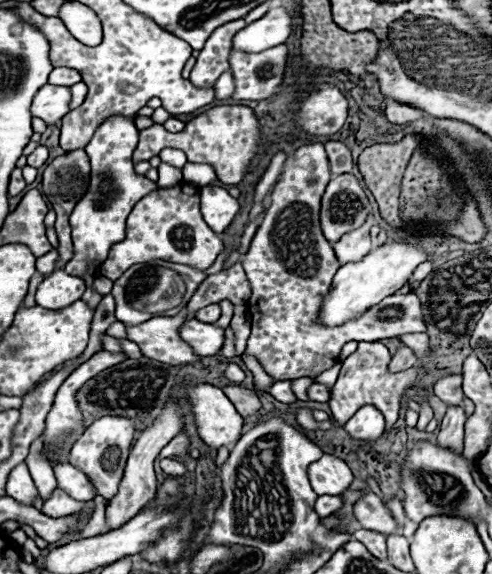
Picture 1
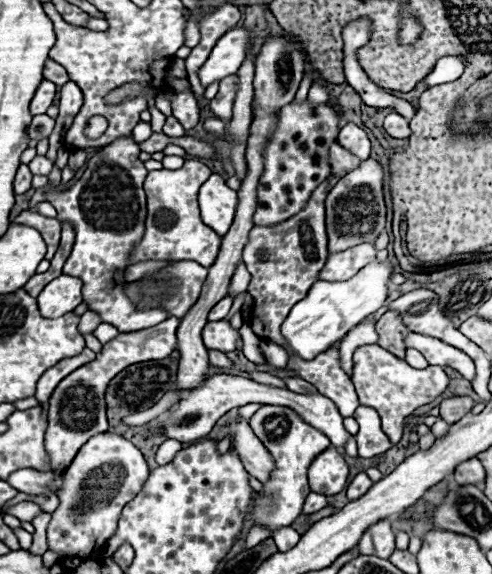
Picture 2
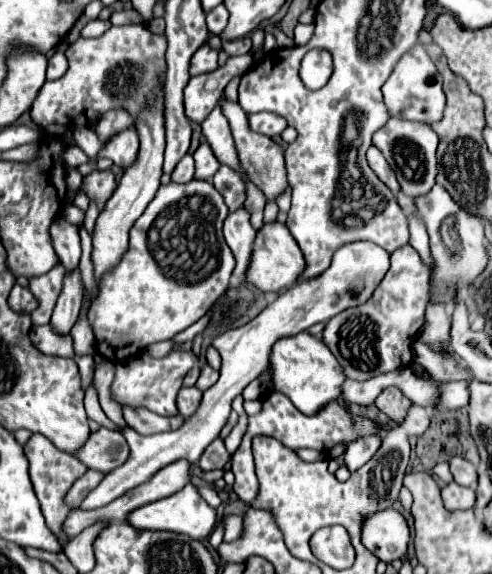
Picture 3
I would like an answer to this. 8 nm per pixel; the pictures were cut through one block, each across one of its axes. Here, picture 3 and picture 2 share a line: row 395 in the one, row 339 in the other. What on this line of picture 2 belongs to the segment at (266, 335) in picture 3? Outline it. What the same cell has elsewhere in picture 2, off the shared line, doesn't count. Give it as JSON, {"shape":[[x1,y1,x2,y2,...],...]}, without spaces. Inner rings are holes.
{"shape":[[218,320,218,322,208,322,204,326,202,338,204,338,206,348,210,348,210,350,234,352,236,350,236,340,240,338,240,332,234,330,230,322]]}

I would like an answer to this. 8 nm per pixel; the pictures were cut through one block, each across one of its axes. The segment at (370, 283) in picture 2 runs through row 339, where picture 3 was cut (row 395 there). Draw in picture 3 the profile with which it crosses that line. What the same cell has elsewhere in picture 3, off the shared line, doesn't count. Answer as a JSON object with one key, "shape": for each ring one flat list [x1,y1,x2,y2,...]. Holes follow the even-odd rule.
{"shape":[[300,332,298,336,278,340,272,348,270,368,274,370,272,374,274,388,286,394,290,402,306,416,312,416,330,402,338,402,342,398,342,382,346,380,346,374,342,374,338,360,318,336]]}

